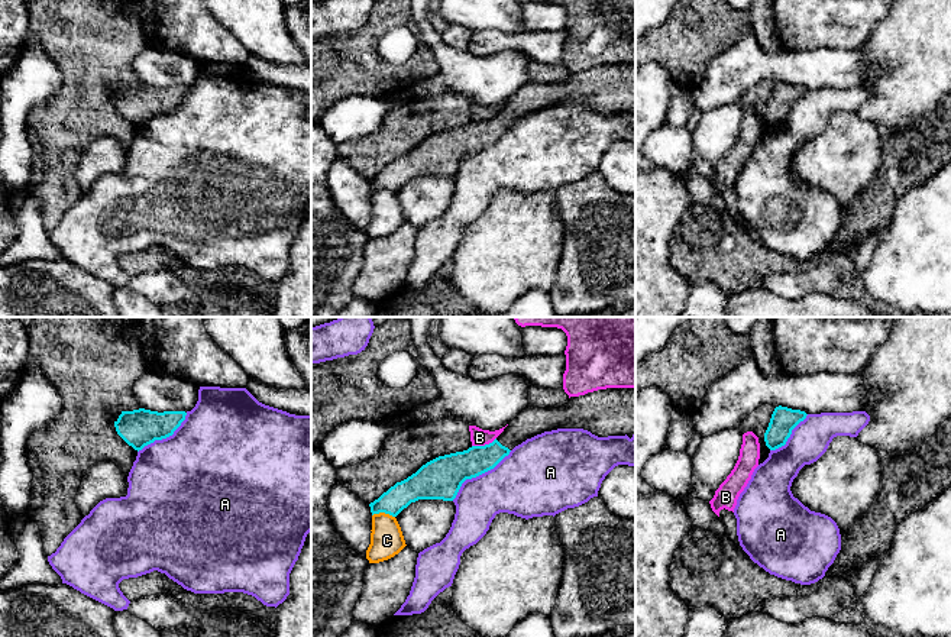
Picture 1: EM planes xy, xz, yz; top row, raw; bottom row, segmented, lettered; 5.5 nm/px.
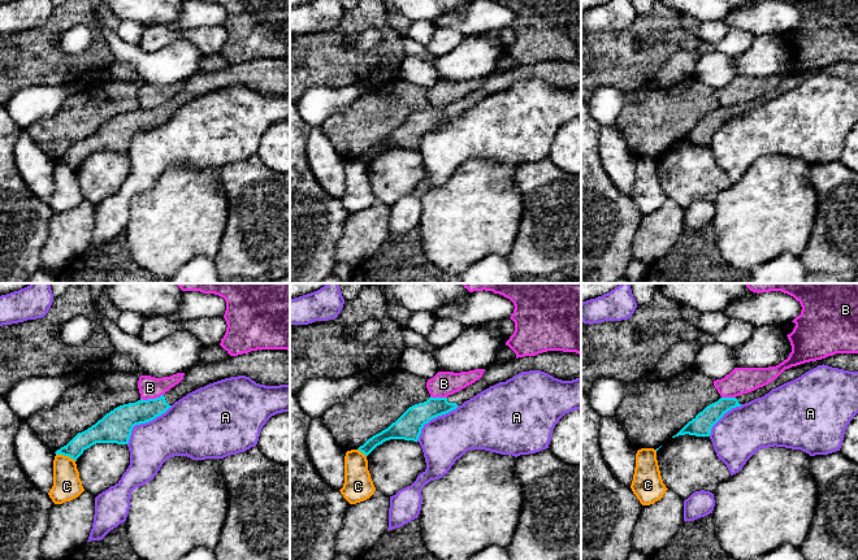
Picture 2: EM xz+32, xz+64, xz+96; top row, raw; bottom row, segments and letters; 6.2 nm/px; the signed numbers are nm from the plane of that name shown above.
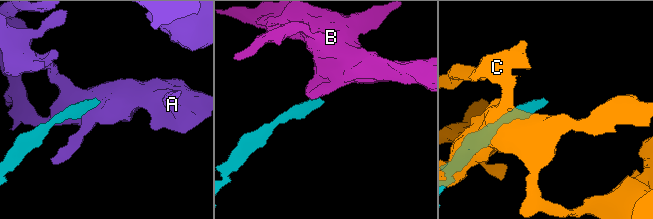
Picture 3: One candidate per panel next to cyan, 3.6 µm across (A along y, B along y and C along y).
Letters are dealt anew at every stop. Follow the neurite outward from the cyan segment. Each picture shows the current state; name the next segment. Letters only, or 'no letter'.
no letter

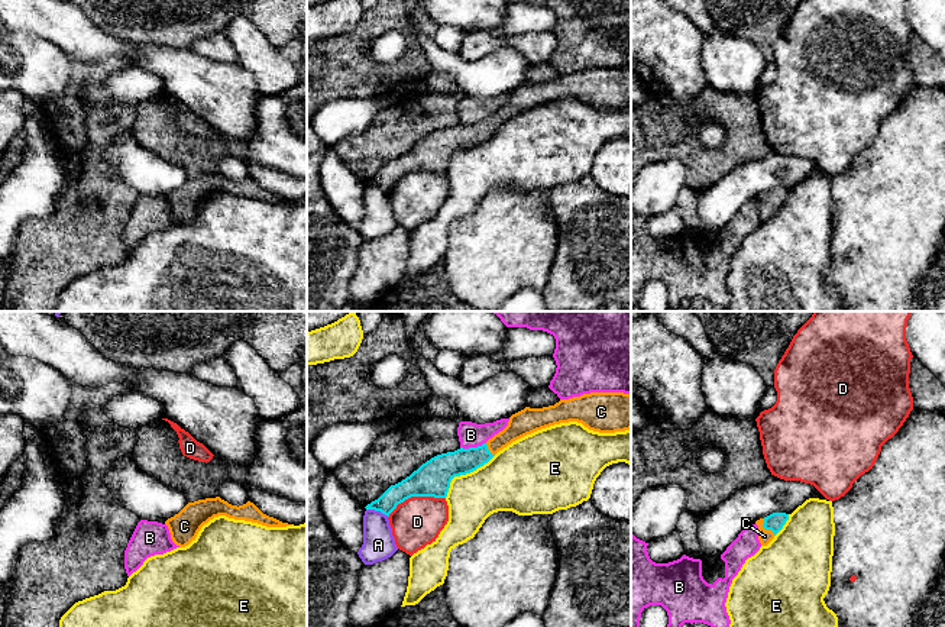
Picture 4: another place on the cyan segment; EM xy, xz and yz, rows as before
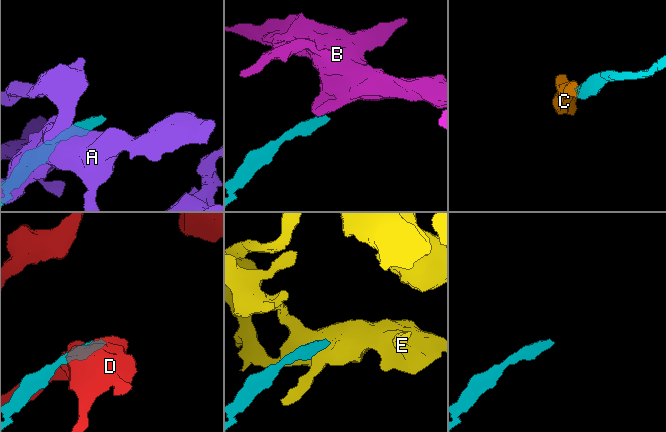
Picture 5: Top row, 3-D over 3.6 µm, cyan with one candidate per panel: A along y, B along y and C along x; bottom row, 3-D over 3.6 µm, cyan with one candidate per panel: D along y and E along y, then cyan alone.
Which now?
C

